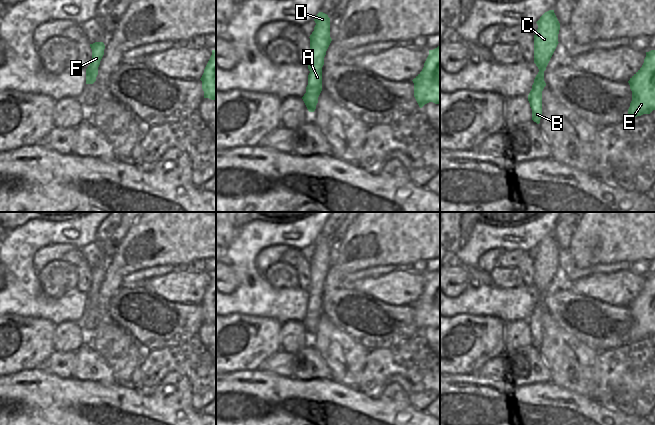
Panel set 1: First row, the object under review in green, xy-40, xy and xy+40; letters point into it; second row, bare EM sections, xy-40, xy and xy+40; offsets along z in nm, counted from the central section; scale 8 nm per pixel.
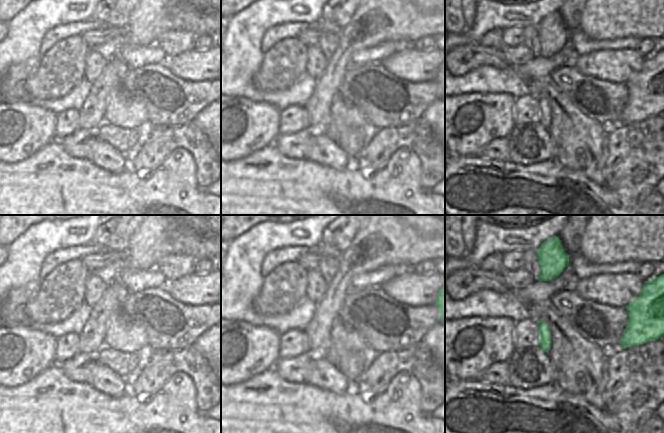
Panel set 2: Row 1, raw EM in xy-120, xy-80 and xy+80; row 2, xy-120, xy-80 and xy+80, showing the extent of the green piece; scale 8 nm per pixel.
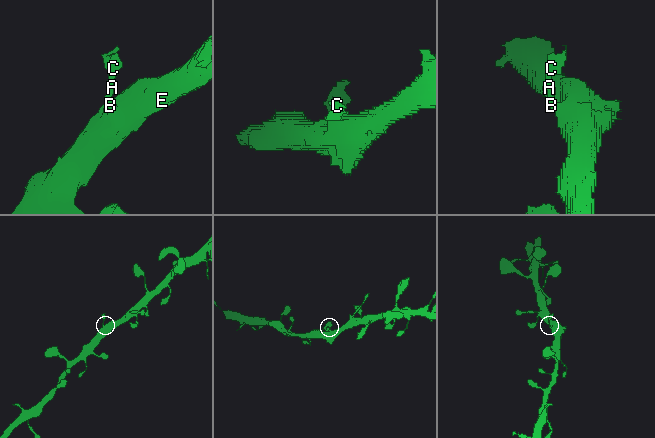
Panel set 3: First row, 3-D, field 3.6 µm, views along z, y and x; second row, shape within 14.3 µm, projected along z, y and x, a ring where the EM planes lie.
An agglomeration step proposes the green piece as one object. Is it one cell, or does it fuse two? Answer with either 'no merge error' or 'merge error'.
no merge error

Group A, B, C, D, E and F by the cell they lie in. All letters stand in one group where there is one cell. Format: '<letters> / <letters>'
A B C D E F

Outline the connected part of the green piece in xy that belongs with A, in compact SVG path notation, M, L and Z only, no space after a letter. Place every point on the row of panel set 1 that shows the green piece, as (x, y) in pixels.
M319 12L315 19L316 25L310 35L310 63L308 69L308 85L302 97L309 112L314 112L318 97L322 91L322 67L326 51L332 41L330 37L330 18L327 14Z

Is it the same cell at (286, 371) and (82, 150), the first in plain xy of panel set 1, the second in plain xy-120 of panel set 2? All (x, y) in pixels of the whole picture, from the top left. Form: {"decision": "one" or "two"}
{"decision": "one"}

